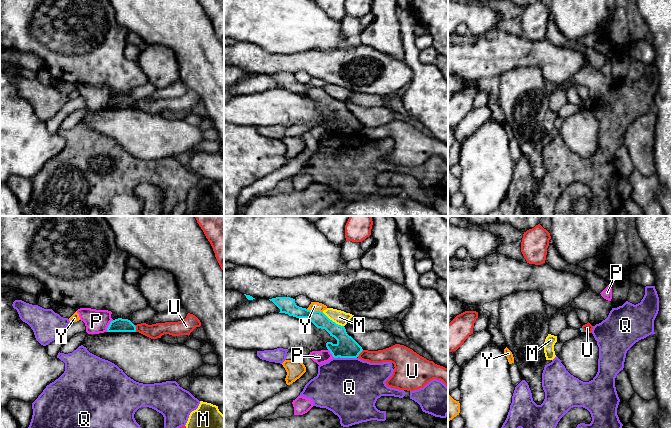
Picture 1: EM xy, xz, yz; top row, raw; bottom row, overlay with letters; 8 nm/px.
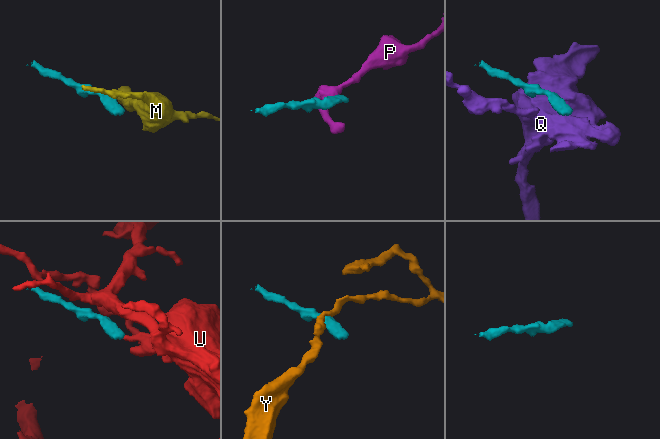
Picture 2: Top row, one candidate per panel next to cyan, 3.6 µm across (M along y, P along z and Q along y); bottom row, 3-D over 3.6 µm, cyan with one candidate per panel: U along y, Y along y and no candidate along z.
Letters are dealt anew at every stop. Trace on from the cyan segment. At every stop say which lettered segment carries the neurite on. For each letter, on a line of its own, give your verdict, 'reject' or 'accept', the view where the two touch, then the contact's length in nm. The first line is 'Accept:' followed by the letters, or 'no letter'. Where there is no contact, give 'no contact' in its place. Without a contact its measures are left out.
Accept: no letter
M: reject | xz | 200 nm
P: reject | xy | 110 nm
Q: reject | xz | 180 nm
U: reject | xy | 60 nm
Y: reject | xz | 130 nm

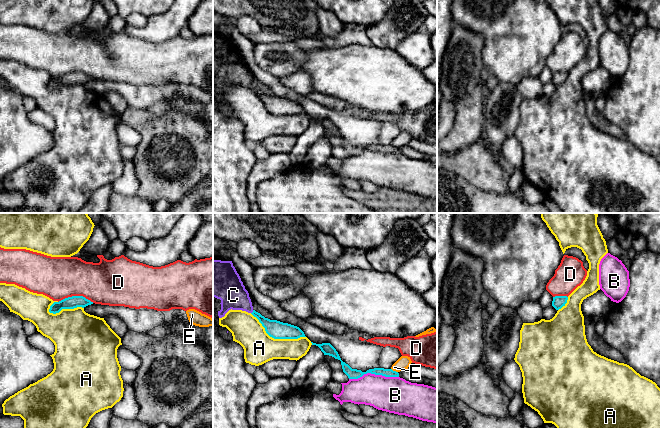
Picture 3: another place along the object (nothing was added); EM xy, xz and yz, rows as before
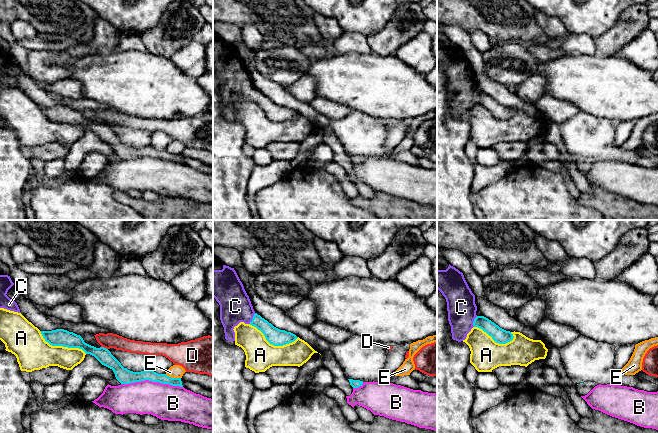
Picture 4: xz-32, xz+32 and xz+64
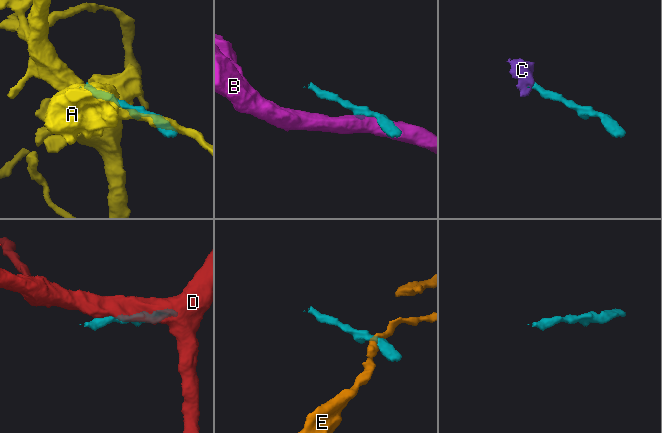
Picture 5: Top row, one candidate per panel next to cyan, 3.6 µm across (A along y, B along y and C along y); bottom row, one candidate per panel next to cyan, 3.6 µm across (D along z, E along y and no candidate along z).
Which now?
Accept: C
A: reject | xz | 480 nm
B: reject | xz | 400 nm
C: accept | xz | 40 nm
D: reject | xy | 280 nm
E: reject | xz | 70 nm

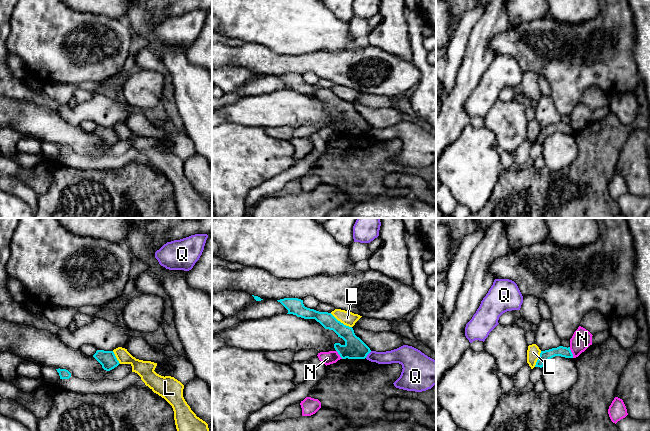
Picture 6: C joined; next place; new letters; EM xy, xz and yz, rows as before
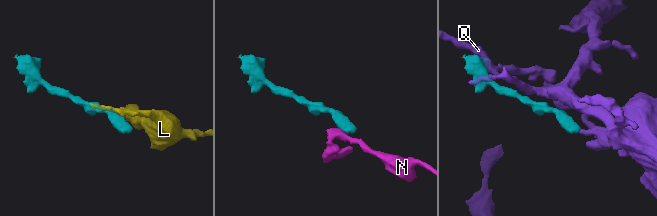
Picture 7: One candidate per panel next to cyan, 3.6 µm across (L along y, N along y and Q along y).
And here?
Accept: no letter
L: reject | xz | 200 nm
N: reject | yz | 90 nm
Q: reject | xz | 80 nm

